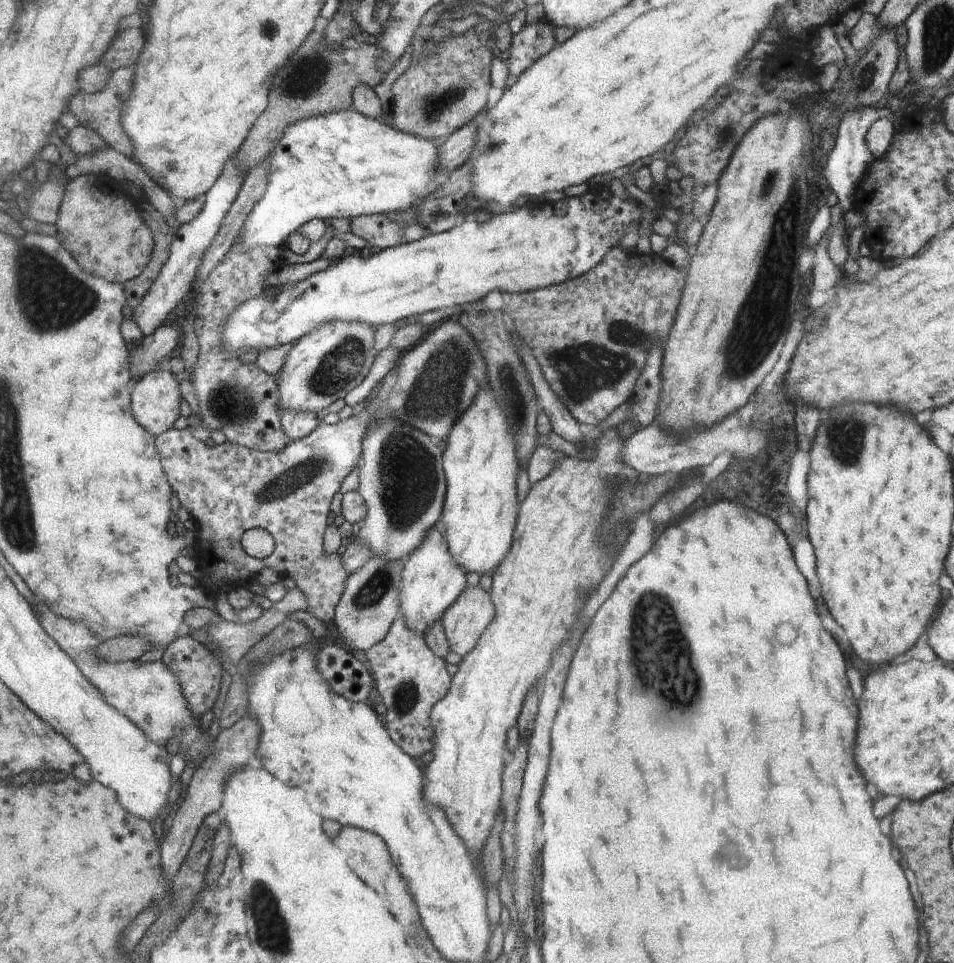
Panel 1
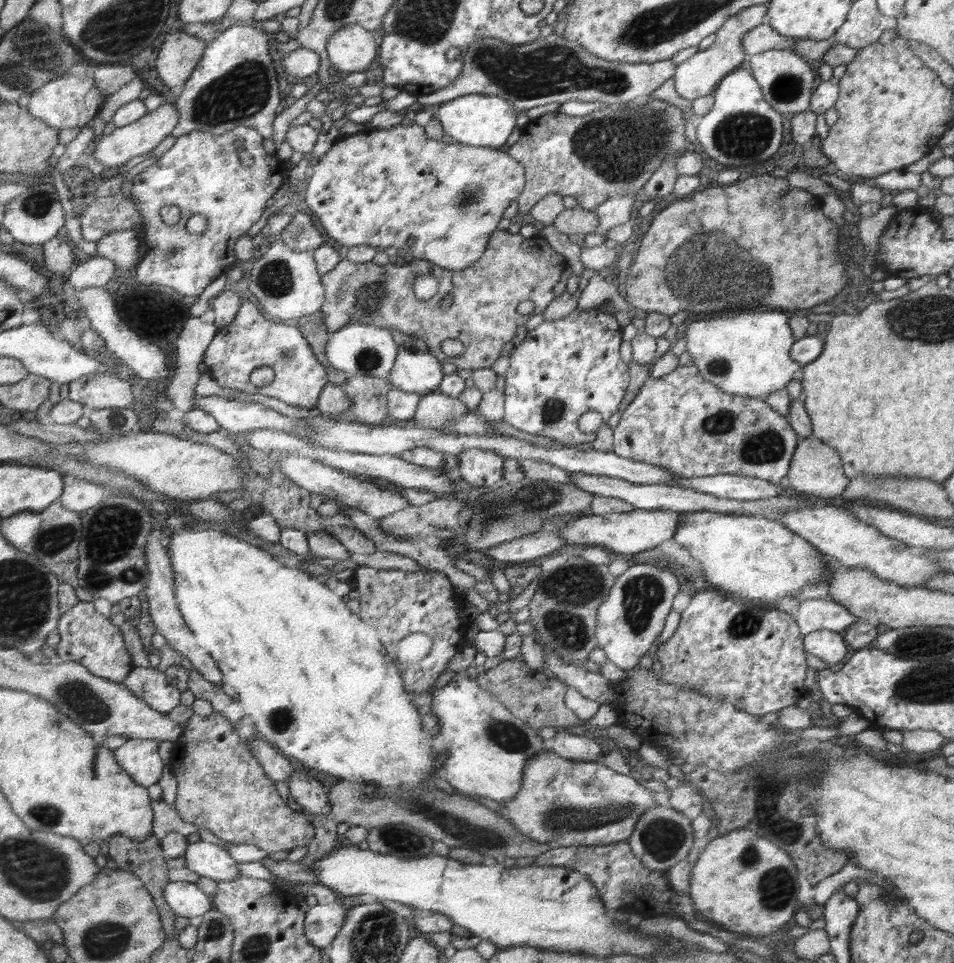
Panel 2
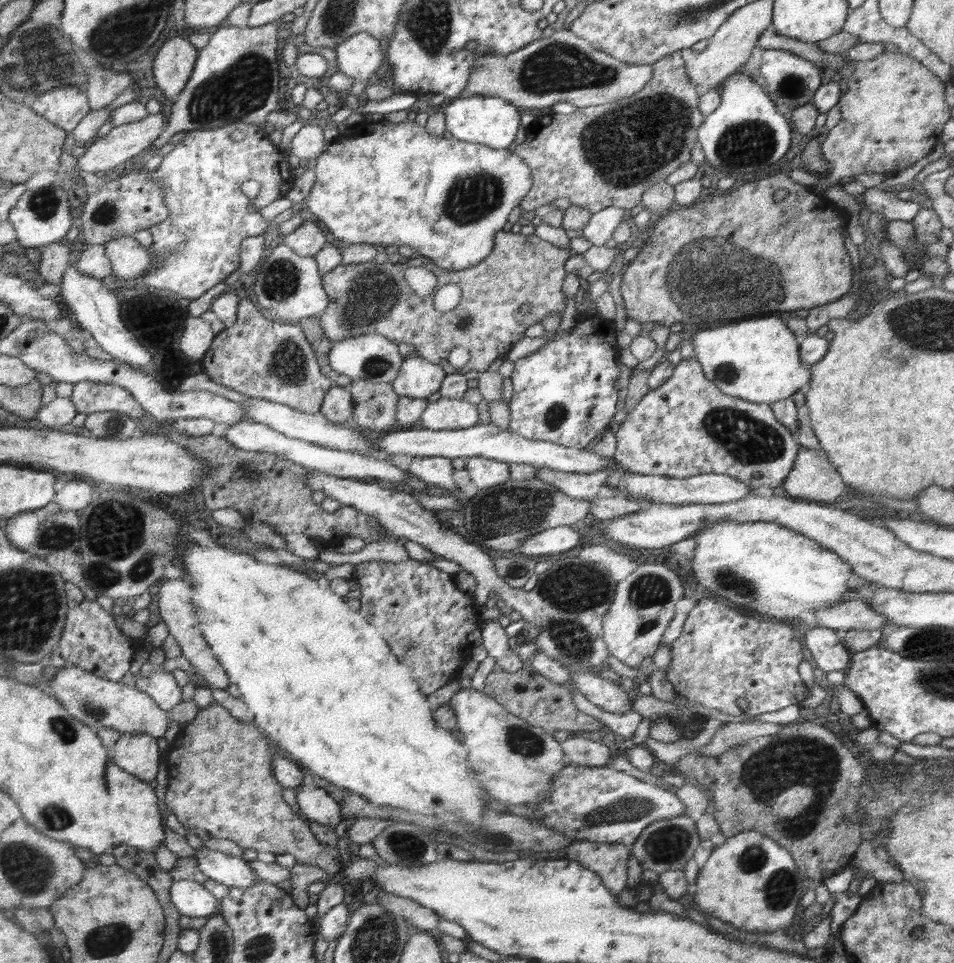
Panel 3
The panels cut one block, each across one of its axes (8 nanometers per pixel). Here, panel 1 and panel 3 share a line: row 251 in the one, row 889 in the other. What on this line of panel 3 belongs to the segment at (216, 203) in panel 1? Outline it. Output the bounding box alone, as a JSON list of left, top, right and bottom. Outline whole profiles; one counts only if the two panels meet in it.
[171,880,222,917]

